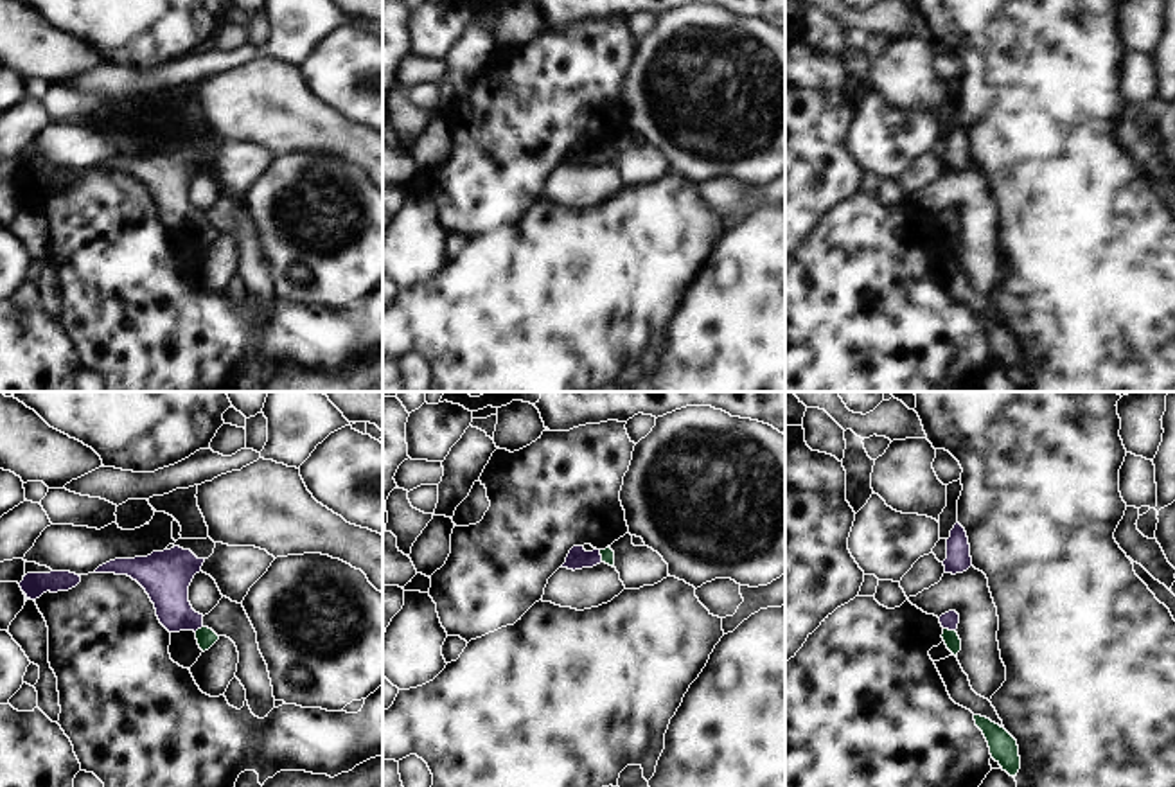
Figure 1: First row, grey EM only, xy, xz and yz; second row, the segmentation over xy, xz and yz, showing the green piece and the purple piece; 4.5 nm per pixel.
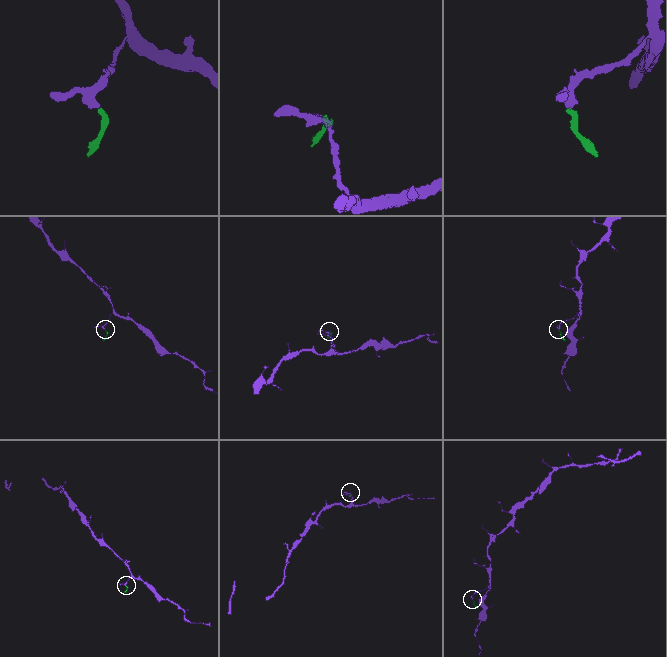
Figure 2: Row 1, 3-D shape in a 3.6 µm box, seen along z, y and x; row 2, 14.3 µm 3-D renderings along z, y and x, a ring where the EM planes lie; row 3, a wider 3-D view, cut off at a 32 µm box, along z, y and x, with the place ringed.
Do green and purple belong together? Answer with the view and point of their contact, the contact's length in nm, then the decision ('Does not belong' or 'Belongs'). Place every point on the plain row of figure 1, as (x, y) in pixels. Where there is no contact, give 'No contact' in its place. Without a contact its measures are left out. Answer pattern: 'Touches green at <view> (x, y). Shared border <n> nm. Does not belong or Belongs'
Touches green at xz (600, 151). Shared border 60 nm. Belongs

